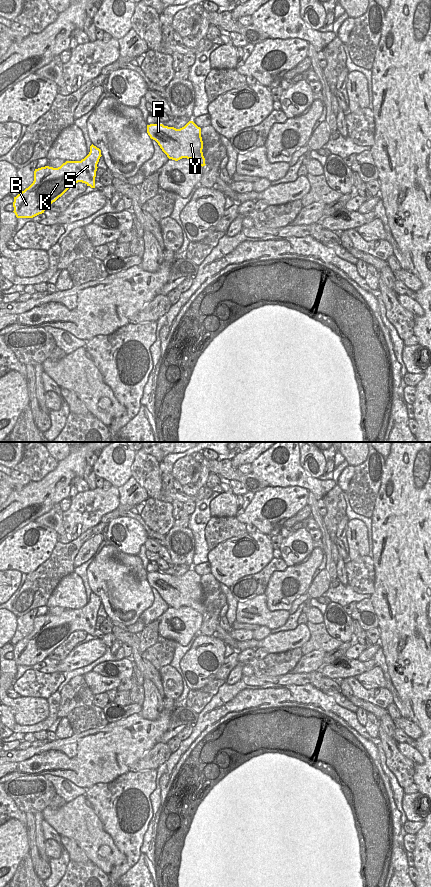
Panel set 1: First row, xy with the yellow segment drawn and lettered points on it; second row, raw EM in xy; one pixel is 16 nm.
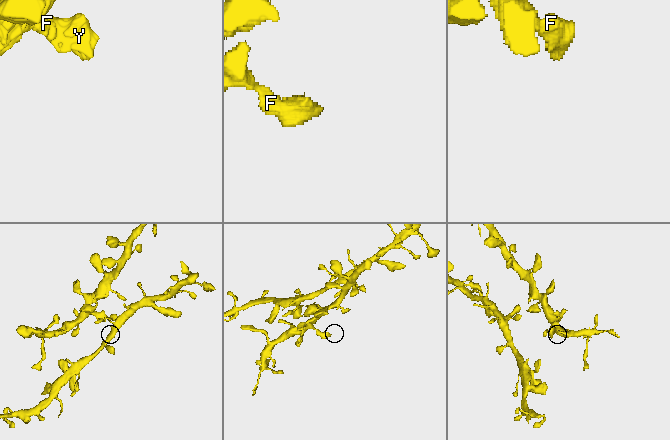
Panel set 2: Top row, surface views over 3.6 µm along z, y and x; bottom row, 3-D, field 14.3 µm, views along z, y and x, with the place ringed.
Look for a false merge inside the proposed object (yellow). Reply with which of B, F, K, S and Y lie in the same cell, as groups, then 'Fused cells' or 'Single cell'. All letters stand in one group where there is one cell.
Groups: B F K S Y. Single cell

